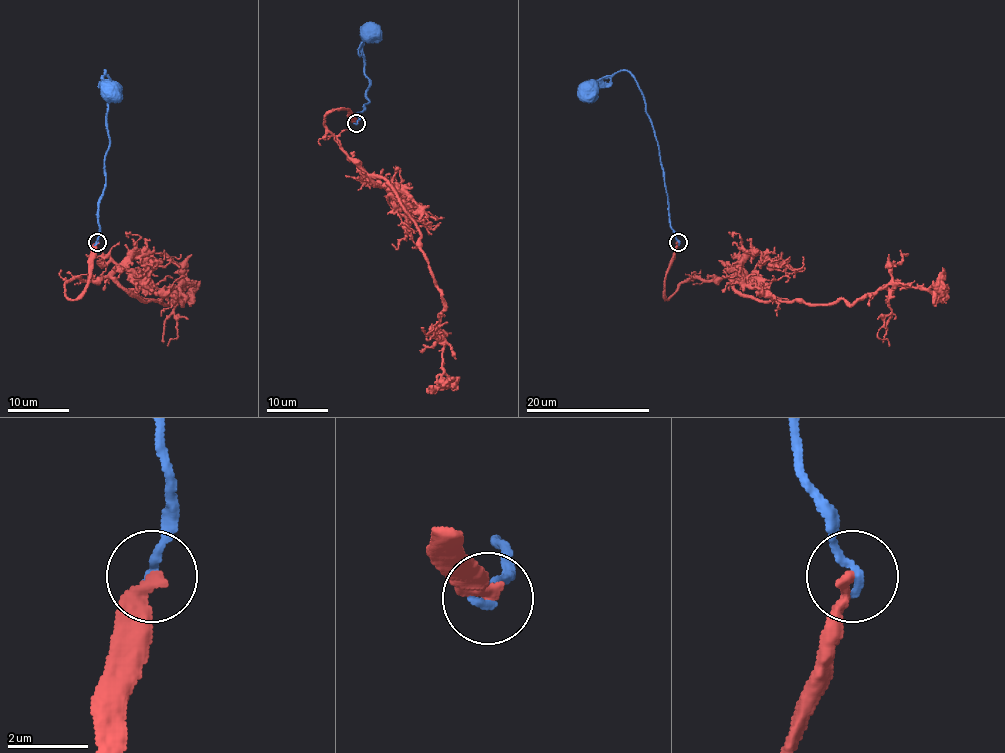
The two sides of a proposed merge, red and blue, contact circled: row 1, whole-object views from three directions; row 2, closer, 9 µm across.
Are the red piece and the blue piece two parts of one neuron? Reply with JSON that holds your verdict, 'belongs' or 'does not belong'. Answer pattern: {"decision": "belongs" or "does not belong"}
{"decision": "does not belong"}

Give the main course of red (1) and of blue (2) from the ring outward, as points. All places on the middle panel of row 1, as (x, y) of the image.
1: (356, 123), (346, 109), (325, 115), (421, 236), (444, 310), (427, 334)
2: (356, 123), (357, 114), (368, 103), (370, 81), (360, 43), (371, 30)

